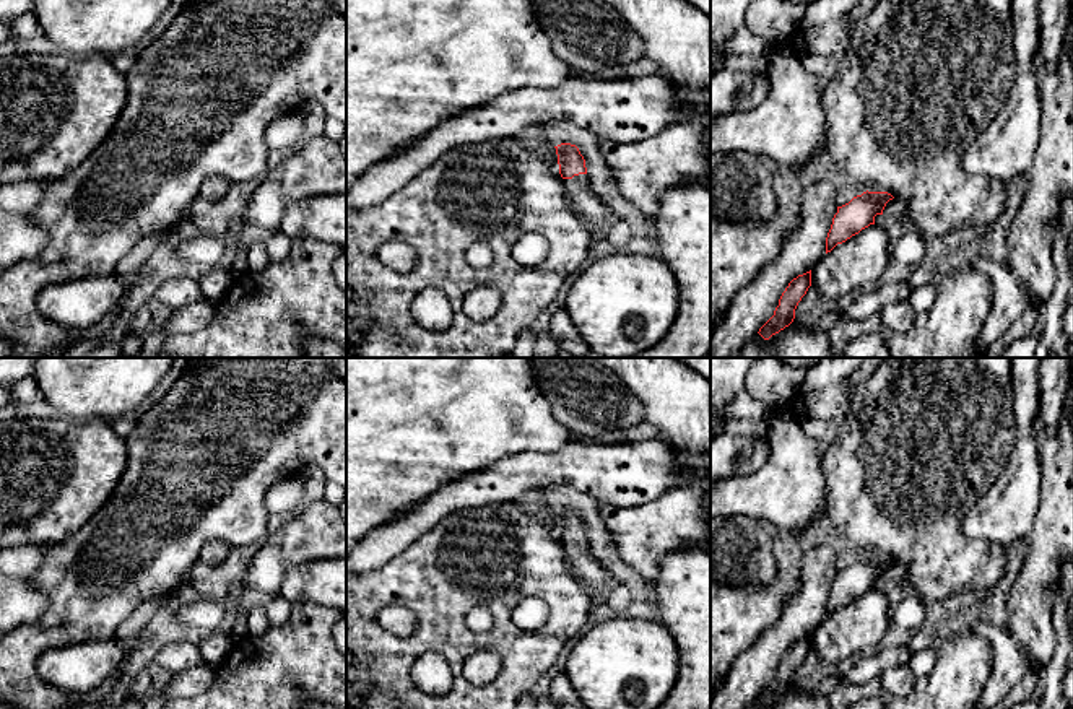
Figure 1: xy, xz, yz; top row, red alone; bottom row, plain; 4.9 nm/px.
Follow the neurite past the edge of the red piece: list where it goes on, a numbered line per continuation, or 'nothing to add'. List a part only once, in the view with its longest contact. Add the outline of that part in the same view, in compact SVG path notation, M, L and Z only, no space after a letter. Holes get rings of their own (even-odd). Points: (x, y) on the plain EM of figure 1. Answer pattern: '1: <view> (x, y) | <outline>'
1: xz (586, 568) | M587 538L563 543L563 550L571 559L572 576L584 585L589 595L602 589L611 579L610 572L590 551Z

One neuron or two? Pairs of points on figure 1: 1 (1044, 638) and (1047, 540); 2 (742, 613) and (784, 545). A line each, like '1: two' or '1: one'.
1: one
2: one

